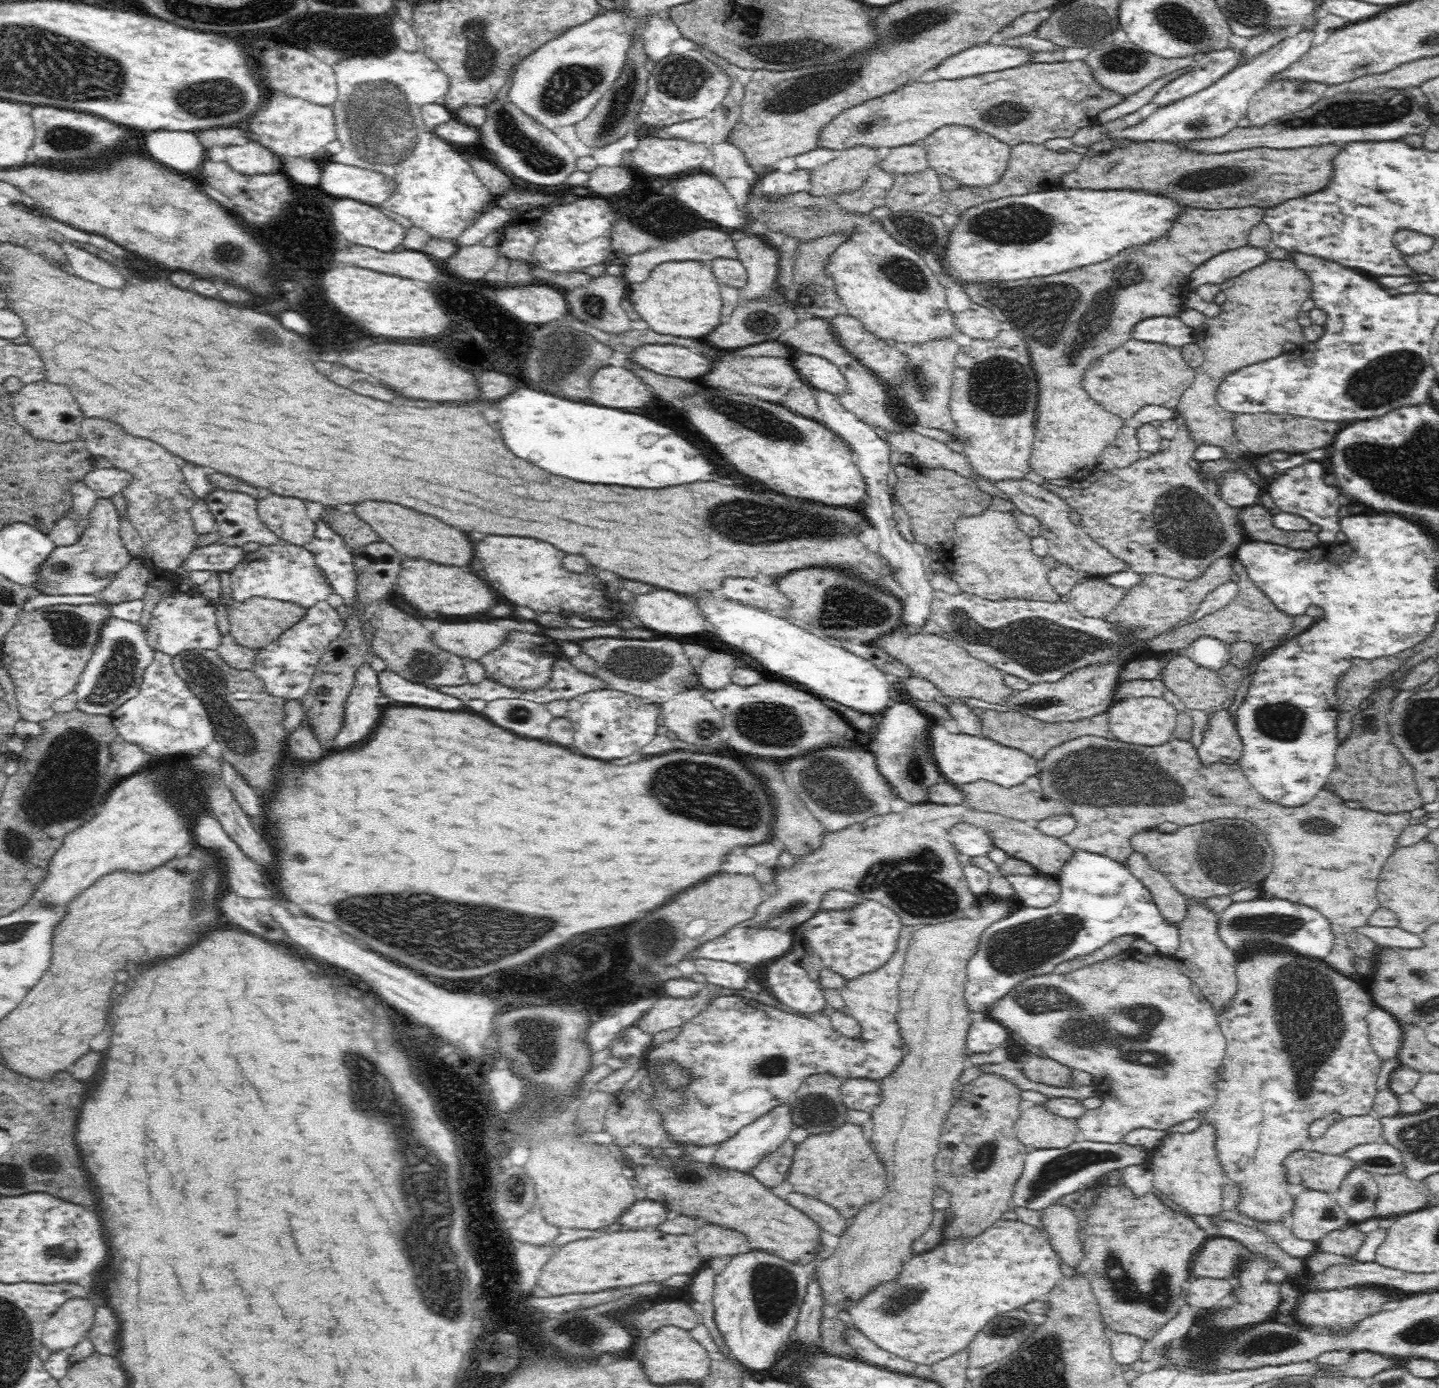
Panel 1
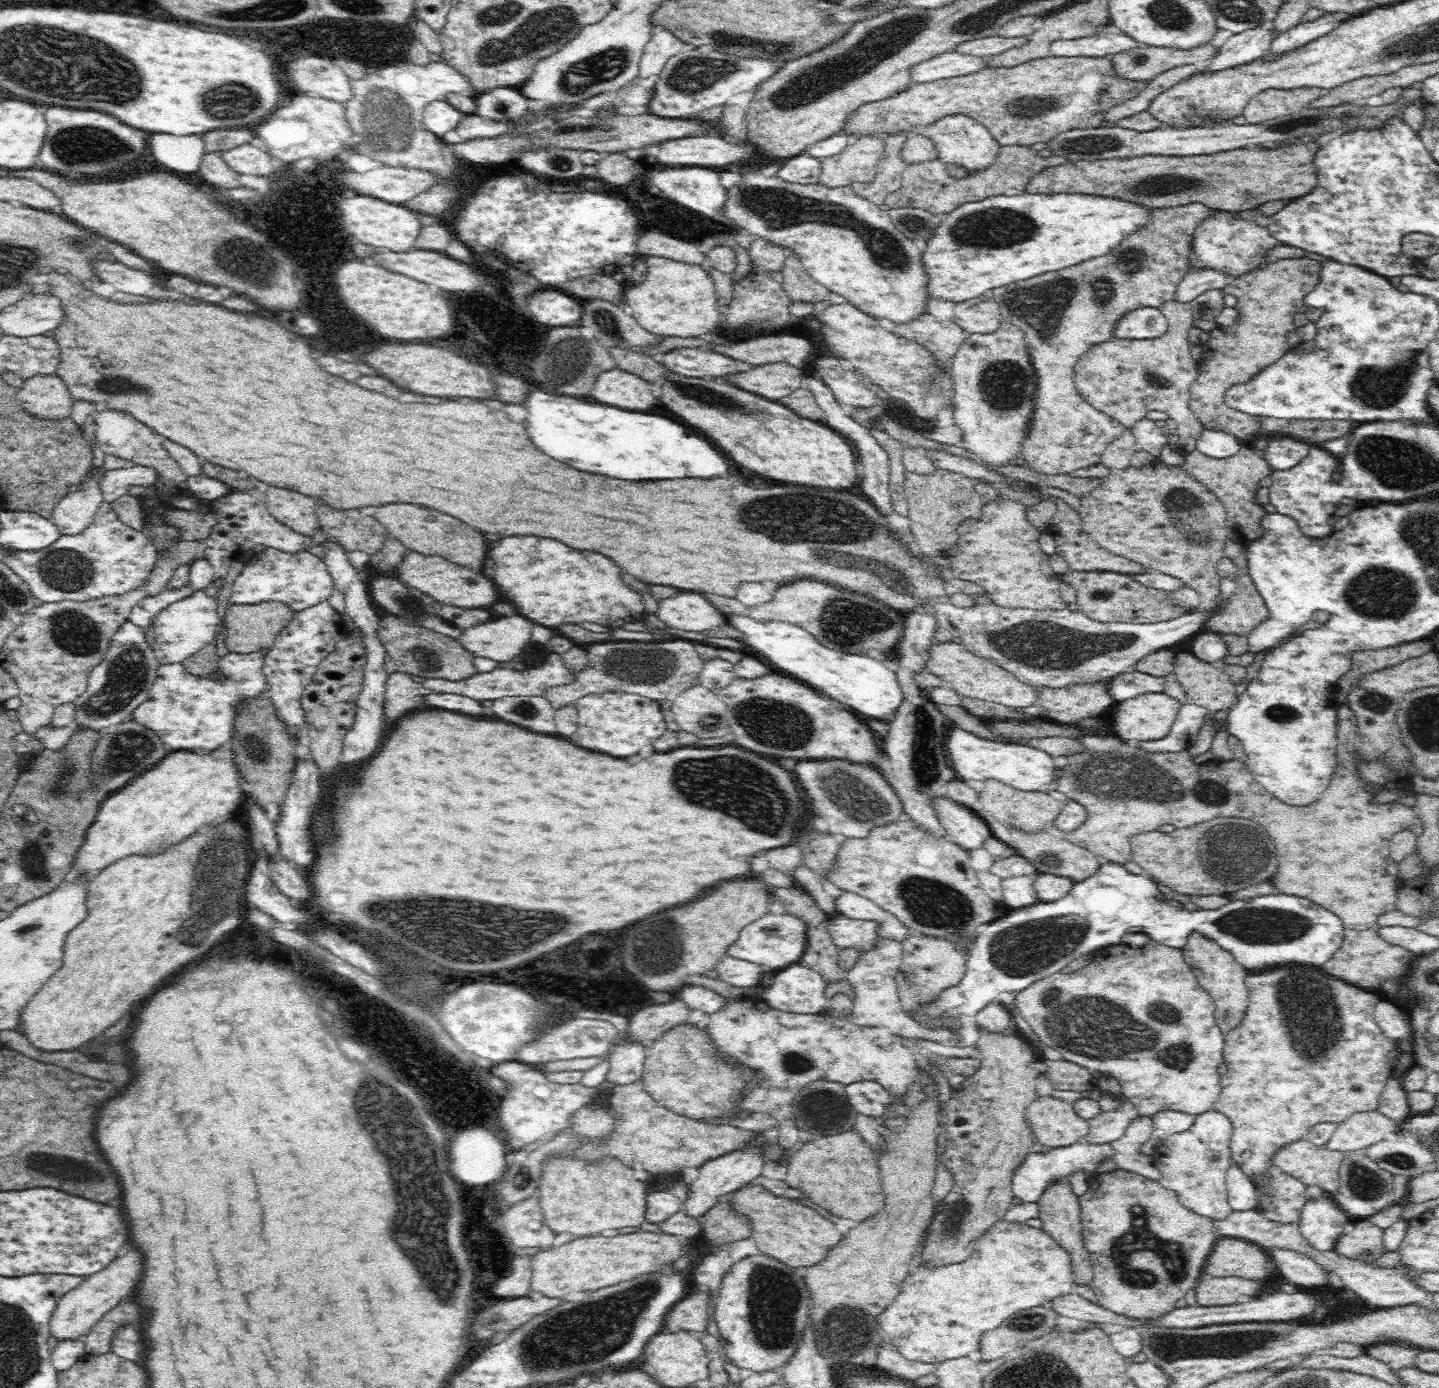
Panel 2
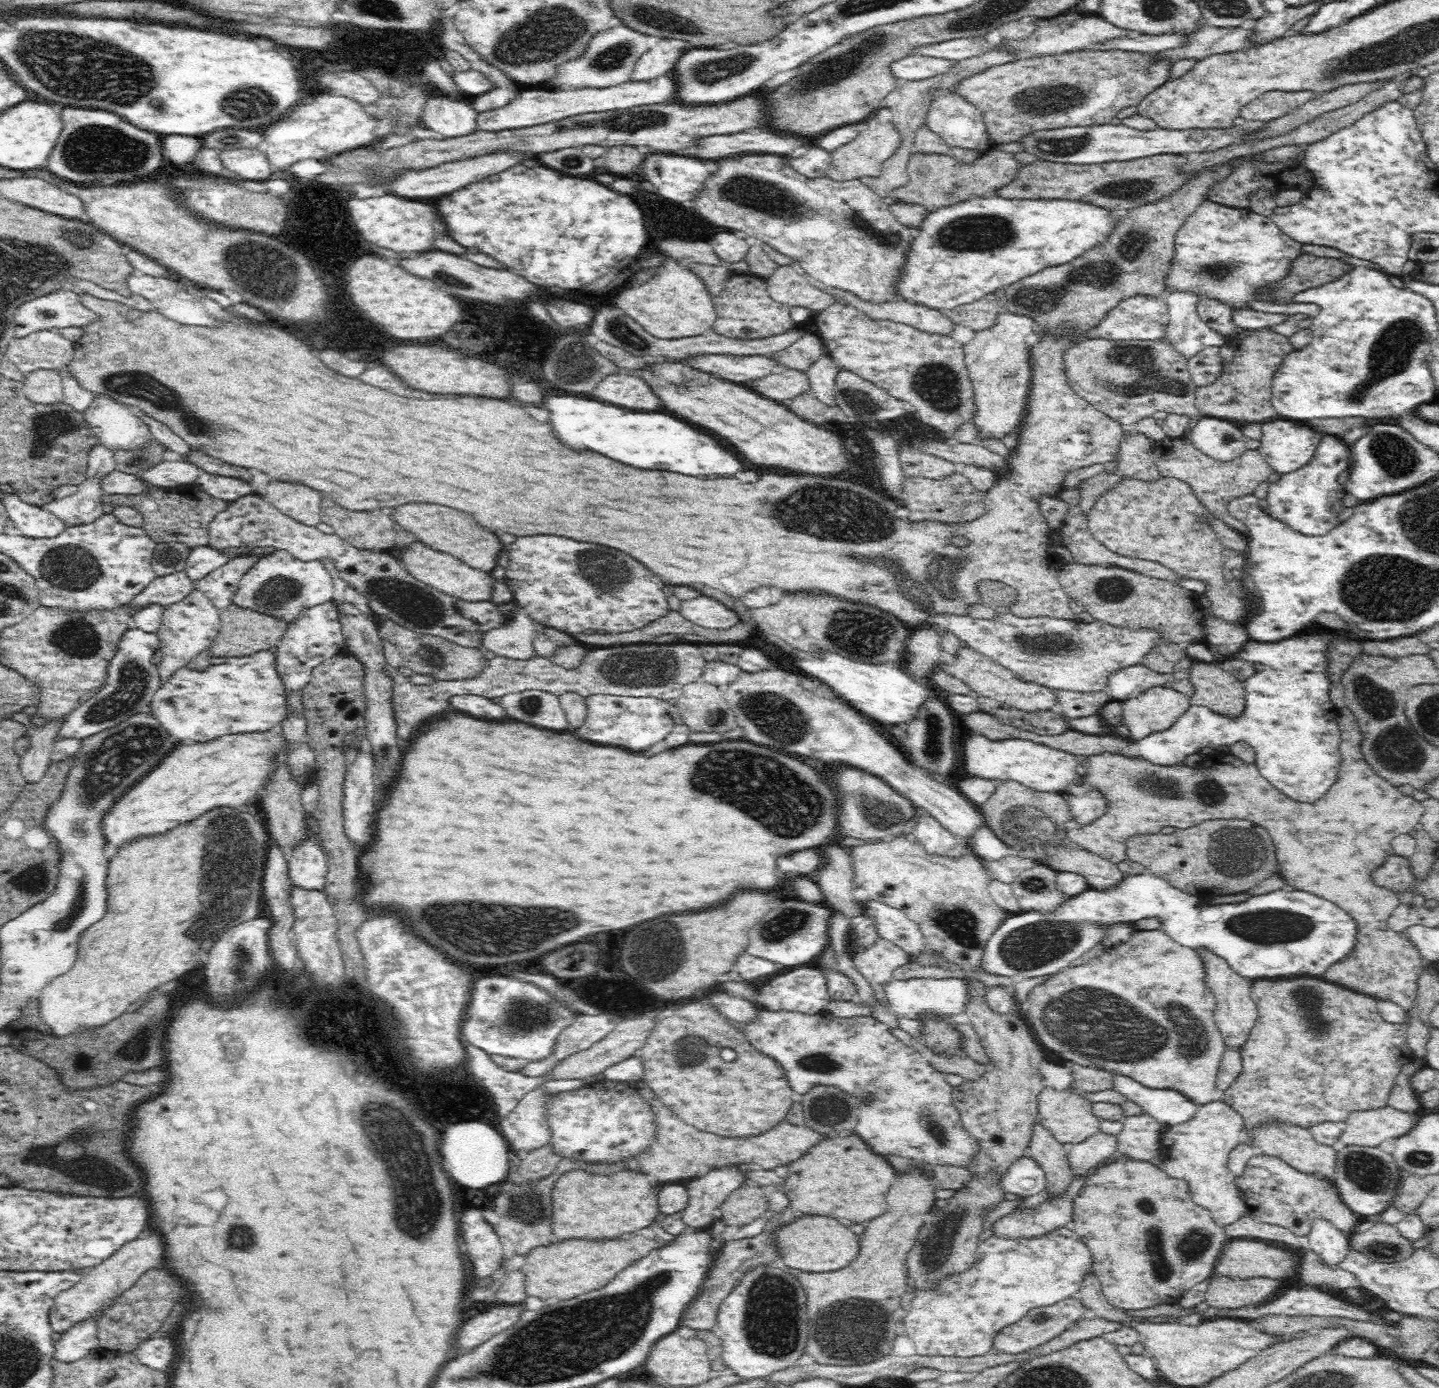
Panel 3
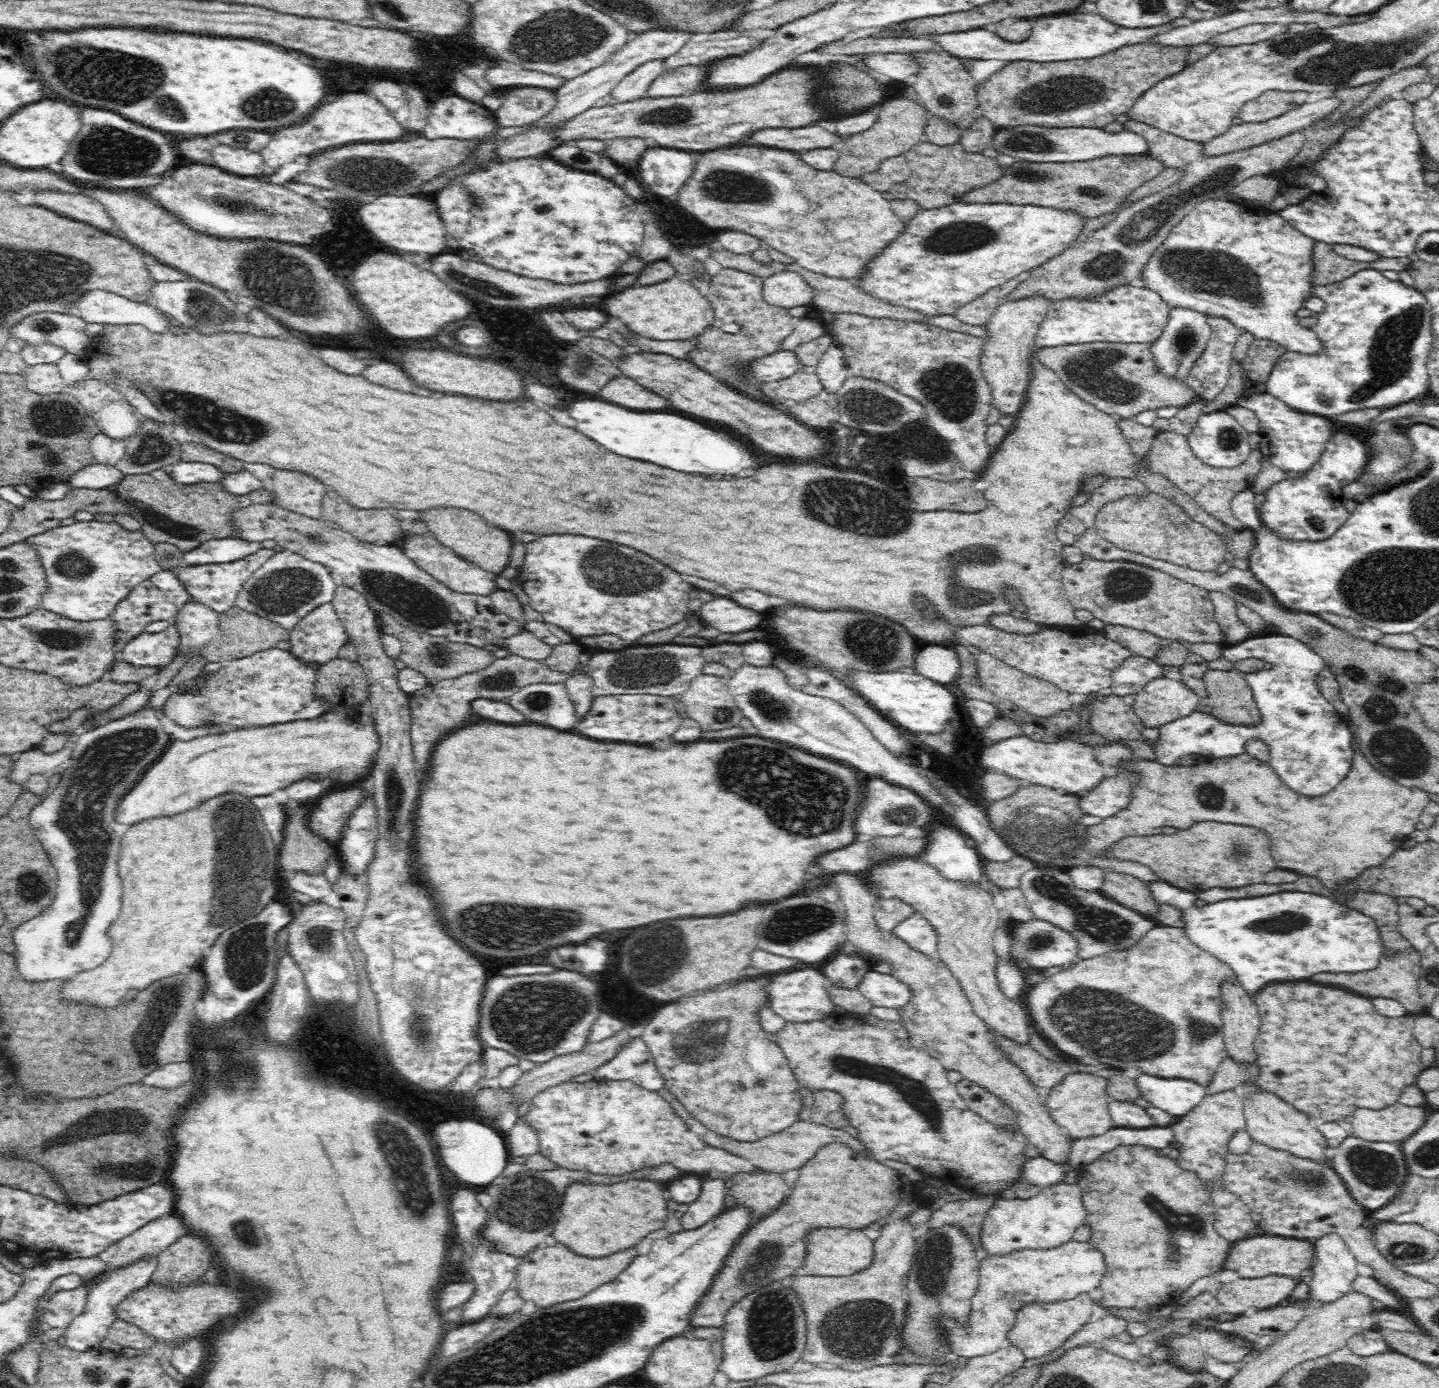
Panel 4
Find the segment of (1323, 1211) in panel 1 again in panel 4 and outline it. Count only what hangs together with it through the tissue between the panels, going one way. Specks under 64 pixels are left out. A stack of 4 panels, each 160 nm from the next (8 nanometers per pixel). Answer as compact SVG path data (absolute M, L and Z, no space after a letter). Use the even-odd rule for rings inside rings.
M1324 1234L1312 1243L1312 1278L1307 1283L1311 1298L1330 1303L1352 1292L1358 1262L1346 1242L1338 1234Z

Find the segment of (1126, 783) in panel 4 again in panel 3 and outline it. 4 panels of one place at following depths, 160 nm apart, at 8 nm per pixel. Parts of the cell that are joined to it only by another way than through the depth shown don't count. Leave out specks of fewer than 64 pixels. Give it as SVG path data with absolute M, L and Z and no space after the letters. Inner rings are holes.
M1090 790L1078 796L1068 792L1062 792L1061 795L1068 803L1074 822L1078 822L1078 824L1090 824L1105 813L1104 796L1095 790Z

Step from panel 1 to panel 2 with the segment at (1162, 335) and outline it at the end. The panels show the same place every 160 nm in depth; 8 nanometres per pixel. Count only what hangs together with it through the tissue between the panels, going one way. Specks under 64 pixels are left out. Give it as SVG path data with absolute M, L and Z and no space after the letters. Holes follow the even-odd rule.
M1142 308L1126 314L1118 320L1114 336L1123 339L1150 340L1169 331L1166 314L1155 308Z

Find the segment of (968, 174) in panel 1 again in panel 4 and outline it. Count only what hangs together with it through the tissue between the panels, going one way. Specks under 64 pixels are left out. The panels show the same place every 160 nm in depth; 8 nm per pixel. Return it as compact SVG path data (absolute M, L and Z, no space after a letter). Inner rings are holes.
M918 52L912 54L922 65L920 74L916 74L911 90L917 95L919 104L929 112L930 116L941 120L943 124L958 129L961 134L972 128L976 122L977 96L974 91L977 81L966 72L961 61L946 52Z

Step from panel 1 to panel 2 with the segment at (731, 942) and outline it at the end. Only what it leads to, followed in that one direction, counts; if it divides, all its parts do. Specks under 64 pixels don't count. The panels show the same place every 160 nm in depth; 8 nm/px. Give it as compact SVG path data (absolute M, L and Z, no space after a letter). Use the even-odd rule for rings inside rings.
M767 913L741 928L738 938L727 946L725 954L726 957L746 960L760 966L780 968L800 960L806 950L806 936L805 922L802 920L789 914Z

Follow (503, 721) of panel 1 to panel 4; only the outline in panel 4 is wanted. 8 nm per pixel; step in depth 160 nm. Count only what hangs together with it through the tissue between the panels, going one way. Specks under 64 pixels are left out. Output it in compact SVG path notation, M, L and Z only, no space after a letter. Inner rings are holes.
M544 683L526 686L508 697L508 704L530 722L570 730L578 722L573 702L568 698L565 684Z

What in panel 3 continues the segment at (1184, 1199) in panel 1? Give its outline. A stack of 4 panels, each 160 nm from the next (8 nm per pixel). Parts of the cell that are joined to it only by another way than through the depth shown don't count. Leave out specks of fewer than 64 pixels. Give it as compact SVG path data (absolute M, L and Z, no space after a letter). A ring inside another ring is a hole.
M1218 1100L1198 1106L1192 1120L1166 1129L1159 1138L1163 1156L1163 1171L1168 1178L1183 1180L1190 1200L1207 1210L1219 1226L1228 1226L1250 1211L1228 1169L1229 1155L1248 1136L1242 1118L1230 1106Z

